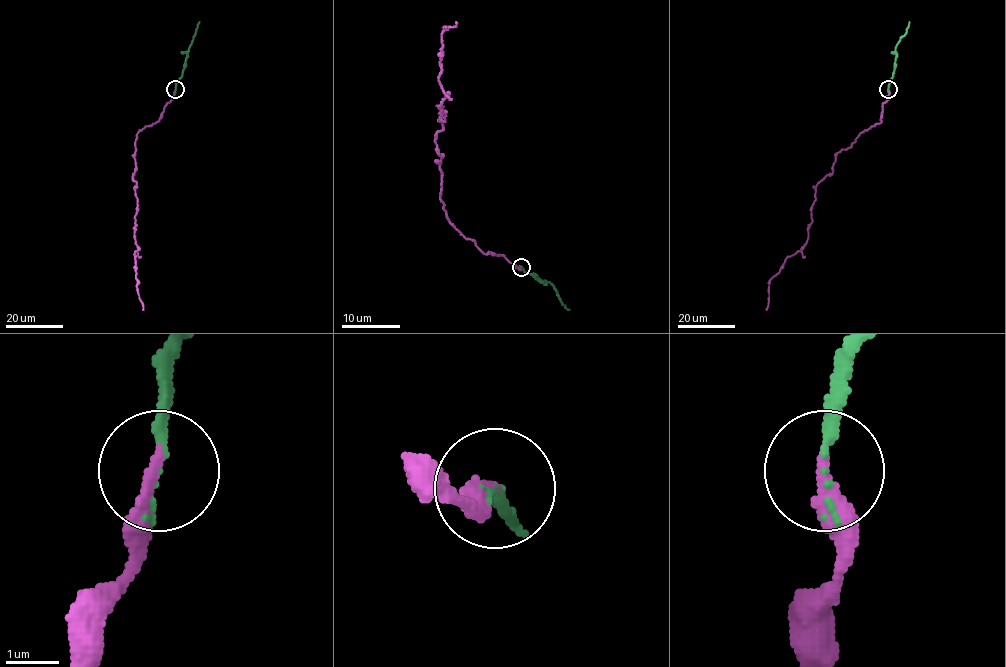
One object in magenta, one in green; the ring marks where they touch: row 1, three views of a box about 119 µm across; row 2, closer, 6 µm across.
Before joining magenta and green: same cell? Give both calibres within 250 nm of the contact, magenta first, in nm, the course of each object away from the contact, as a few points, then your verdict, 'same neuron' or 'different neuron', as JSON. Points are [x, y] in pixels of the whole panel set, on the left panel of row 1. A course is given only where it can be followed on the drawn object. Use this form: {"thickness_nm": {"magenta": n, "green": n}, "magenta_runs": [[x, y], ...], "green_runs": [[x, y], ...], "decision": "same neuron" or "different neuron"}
{"thickness_nm": {"magenta": 320, "green": 120}, "magenta_runs": [[176, 89], [162, 117], [137, 133], [136, 167], [132, 176], [137, 201], [134, 258], [137, 290], [142, 310]], "green_runs": [[176, 89], [199, 21]], "decision": "same neuron"}

